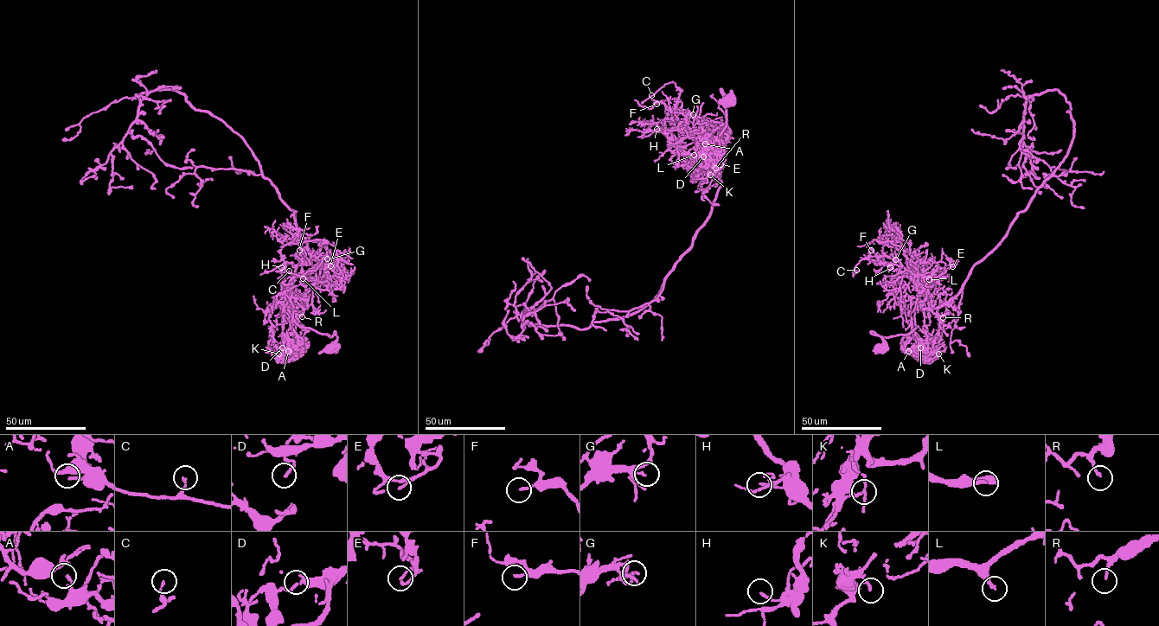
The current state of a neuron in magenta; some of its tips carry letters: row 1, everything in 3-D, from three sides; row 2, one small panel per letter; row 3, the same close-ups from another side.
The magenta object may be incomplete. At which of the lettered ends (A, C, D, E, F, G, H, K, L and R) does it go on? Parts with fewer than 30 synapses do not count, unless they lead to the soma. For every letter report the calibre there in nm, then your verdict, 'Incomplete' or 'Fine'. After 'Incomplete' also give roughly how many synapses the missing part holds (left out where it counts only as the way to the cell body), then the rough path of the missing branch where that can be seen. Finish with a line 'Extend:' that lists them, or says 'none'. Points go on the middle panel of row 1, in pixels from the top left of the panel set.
A: Thickness 150 nm. Fine
C: Thickness 130 nm. Fine
D: Thickness 160 nm. Fine
E: Thickness 130 nm. Fine
F: Thickness 140 nm. Fine
G: Thickness 120 nm. Fine
H: Thickness 150 nm. Fine
K: Thickness 170 nm. Fine
L: Thickness 180 nm. Incomplete. Roughly 50 synapses
R: Thickness 140 nm. Fine
Extend: L

